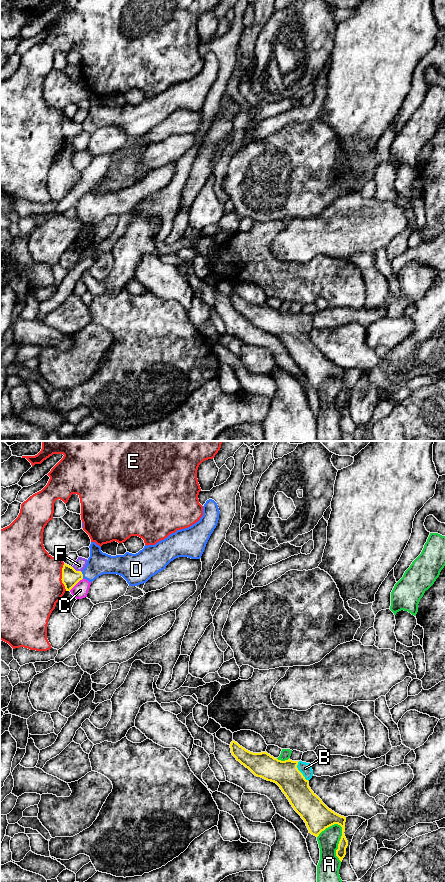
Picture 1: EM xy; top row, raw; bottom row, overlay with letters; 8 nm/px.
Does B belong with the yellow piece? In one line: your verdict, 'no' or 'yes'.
yes

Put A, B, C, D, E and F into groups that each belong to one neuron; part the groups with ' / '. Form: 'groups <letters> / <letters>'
groups A / B / C / D / E / F

